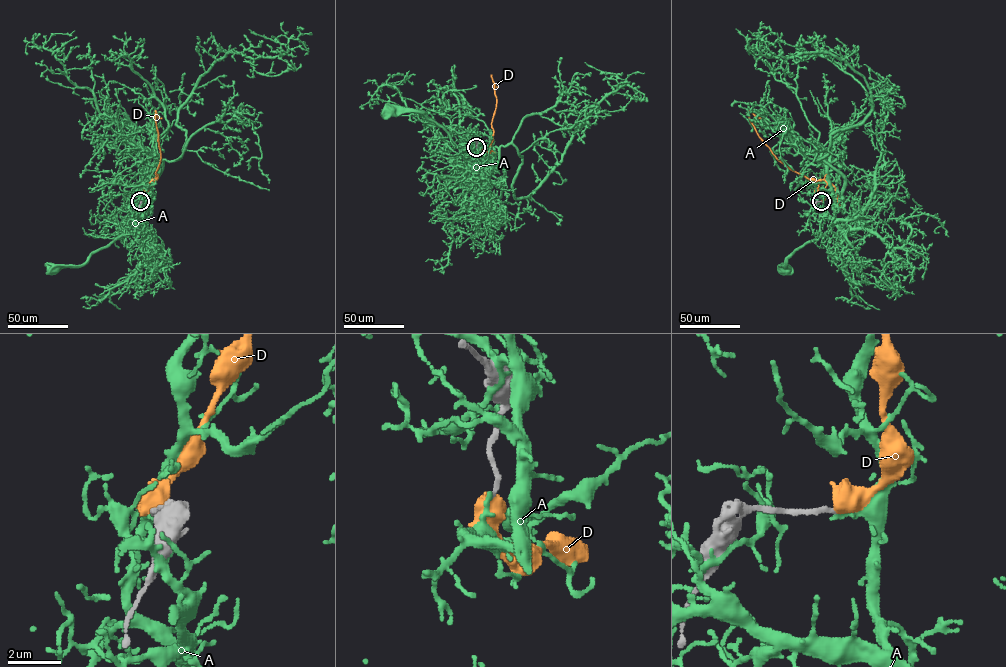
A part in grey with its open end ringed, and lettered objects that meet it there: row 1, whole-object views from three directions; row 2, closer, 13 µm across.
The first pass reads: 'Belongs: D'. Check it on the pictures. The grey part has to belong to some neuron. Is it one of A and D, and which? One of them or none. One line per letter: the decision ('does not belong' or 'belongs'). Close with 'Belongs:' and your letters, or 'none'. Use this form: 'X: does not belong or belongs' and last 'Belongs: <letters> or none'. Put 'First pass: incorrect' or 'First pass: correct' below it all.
A: does not belong
D: belongs
Belongs: D
First pass: correct

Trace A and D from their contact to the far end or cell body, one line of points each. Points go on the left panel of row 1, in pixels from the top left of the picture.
A: (140, 201), (140, 216), (115, 240), (94, 252), (82, 264), (54, 268)
D: (140, 201), (157, 178), (155, 172), (160, 152), (155, 111), (162, 118)

